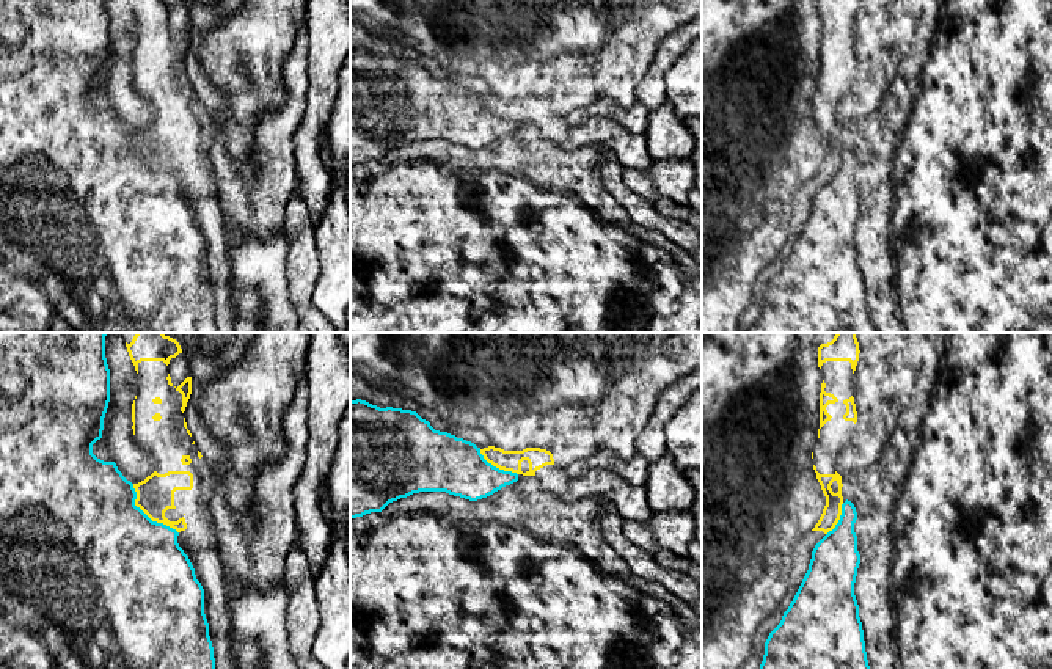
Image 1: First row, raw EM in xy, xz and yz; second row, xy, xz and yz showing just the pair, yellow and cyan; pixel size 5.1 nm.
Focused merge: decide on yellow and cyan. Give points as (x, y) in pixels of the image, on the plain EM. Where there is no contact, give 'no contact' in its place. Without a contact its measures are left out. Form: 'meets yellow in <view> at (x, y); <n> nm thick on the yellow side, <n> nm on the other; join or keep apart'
meets yellow in xy at (146, 162); 190 nm thick on the yellow side, 500 nm on the other; keep apart

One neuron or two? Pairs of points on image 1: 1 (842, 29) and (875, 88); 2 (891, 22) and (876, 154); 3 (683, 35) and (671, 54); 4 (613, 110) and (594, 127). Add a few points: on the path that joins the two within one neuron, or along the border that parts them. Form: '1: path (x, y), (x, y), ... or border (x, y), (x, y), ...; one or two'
1: border (856, 16), (853, 22), (856, 76), (851, 82); two
2: border (894, 79), (884, 99), (859, 118); two
3: path (680, 40), (671, 49); one
4: border (572, 126), (589, 118), (610, 118), (638, 134); two

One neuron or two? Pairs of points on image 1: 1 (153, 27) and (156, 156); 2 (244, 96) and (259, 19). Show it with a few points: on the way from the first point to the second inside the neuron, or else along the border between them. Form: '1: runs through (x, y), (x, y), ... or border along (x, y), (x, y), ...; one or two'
1: runs through (157, 58), (159, 74), (164, 80), (164, 124); one
2: runs through (256, 79), (258, 38); one

